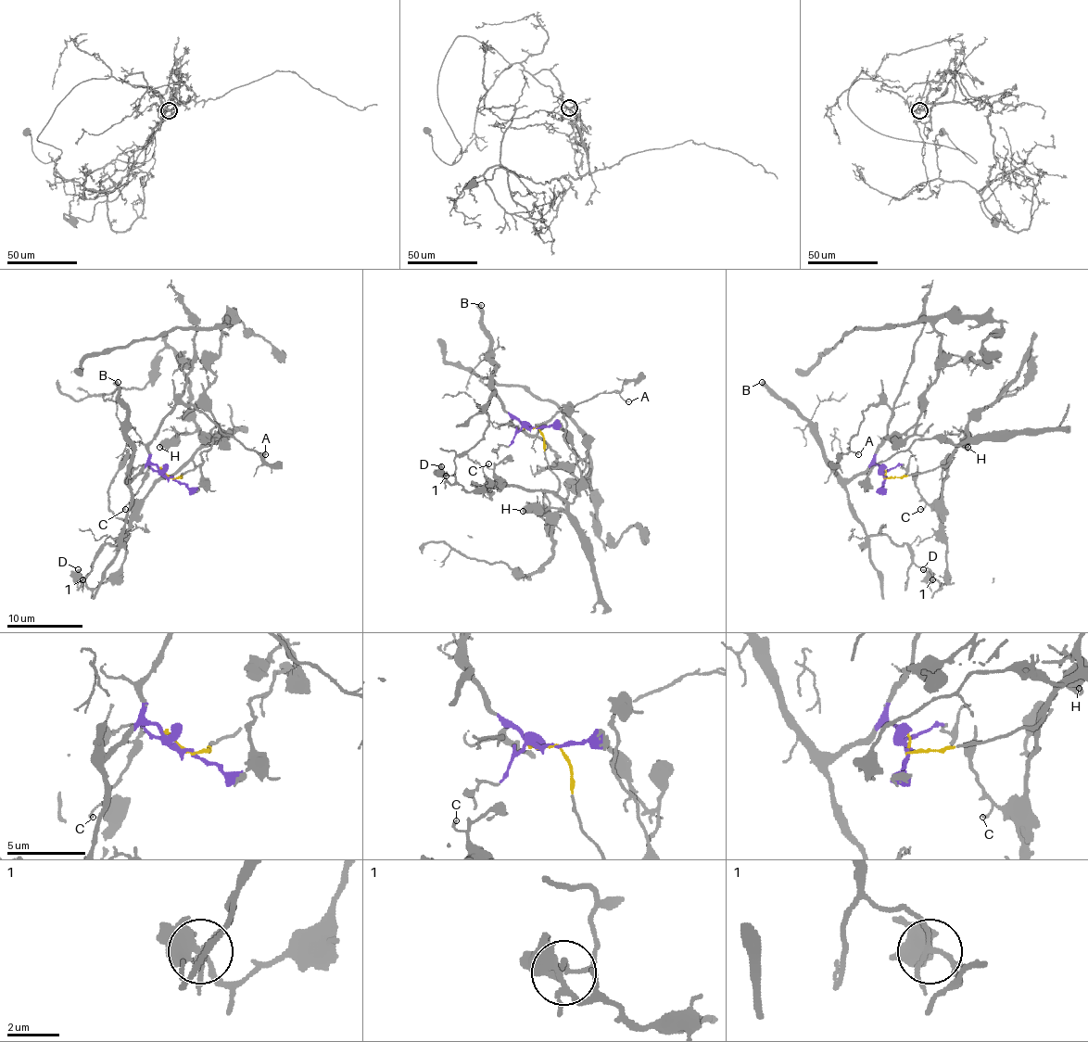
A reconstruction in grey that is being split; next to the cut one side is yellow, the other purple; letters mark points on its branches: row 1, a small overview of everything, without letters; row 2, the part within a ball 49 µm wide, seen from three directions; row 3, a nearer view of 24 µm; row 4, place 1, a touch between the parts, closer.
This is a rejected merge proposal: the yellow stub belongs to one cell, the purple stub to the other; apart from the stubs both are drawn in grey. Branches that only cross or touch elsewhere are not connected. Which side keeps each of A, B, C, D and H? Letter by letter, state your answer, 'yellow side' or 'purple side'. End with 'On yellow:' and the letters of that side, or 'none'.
A: purple side
B: purple side
C: yellow side
D: yellow side
H: yellow side
On yellow: C, D, H

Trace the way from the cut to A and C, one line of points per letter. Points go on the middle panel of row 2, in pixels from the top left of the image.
A: (531, 427), (512, 418), (520, 429), (533, 435), (563, 407), (583, 402), (600, 393), (617, 391), (628, 400)
C: (531, 427), (537, 427), (543, 437), (547, 463), (558, 480), (556, 492), (509, 487), (489, 469), (487, 463)

